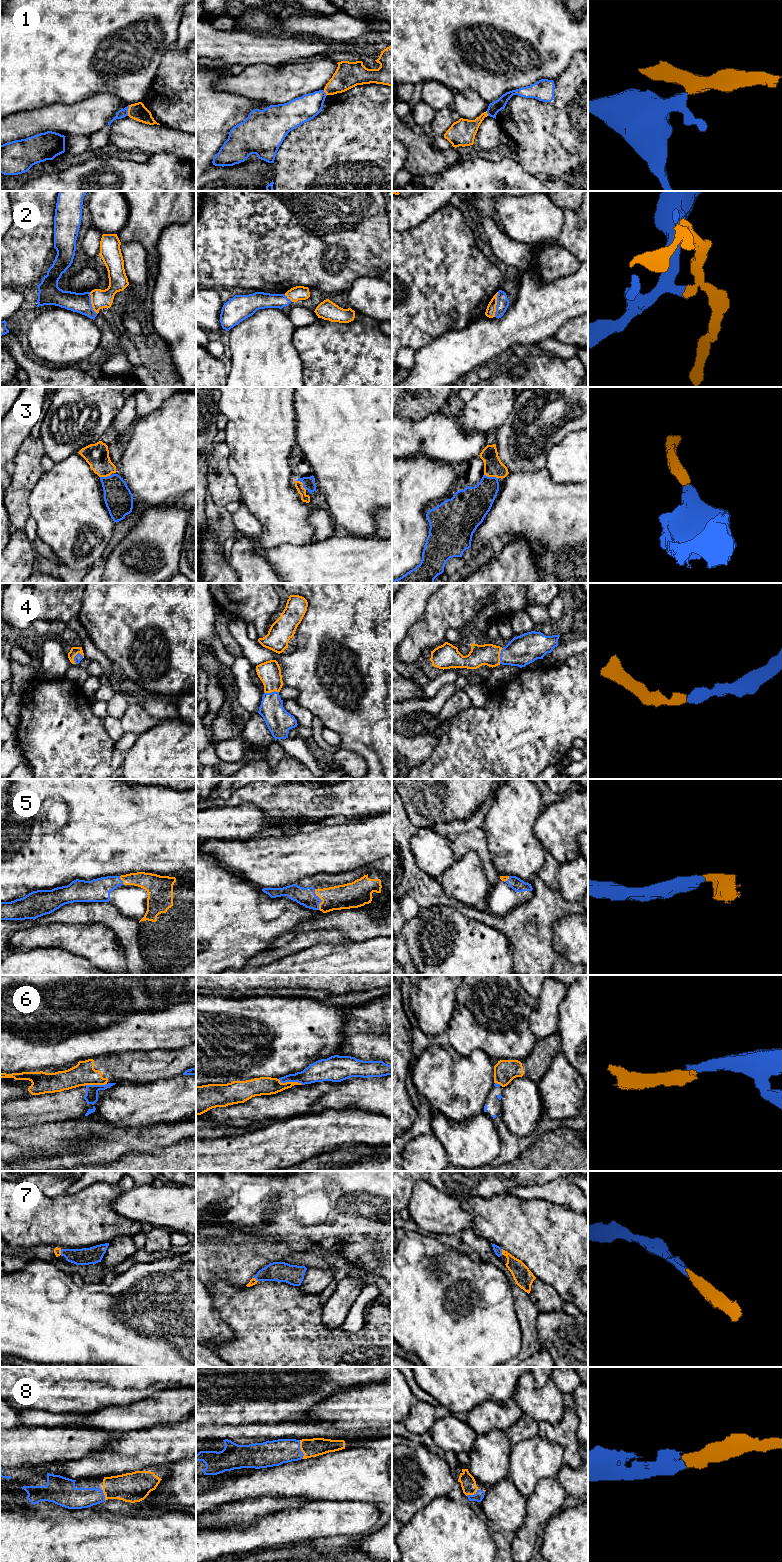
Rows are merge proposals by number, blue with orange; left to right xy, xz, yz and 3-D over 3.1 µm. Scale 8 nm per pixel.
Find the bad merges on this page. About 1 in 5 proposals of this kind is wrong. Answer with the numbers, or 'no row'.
1, 2, 6

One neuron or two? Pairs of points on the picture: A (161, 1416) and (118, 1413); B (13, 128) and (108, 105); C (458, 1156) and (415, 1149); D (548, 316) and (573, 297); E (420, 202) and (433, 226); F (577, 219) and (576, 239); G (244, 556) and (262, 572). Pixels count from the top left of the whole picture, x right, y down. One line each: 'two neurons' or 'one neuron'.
A: one neuron
B: one neuron
C: two neurons
D: one neuron
E: two neurons
F: one neuron
G: one neuron

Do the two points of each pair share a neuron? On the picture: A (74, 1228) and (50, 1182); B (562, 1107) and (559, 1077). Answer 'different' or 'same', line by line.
A: different
B: same

